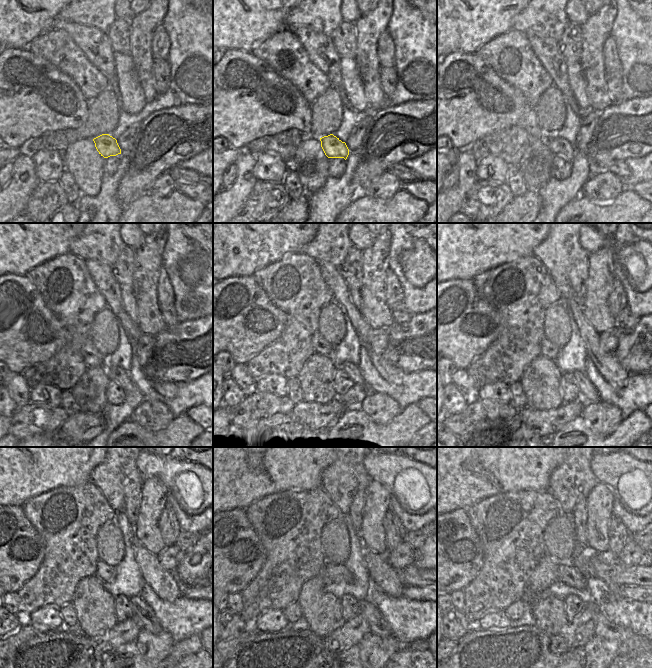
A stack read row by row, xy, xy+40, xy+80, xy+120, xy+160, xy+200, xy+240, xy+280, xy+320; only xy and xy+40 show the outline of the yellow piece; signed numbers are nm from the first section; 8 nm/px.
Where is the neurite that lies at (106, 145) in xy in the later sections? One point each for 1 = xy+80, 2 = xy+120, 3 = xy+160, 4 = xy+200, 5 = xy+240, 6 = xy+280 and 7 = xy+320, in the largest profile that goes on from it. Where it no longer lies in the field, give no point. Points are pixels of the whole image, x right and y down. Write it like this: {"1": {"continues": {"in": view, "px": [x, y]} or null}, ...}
{"1": {"continues": {"in": "xy+80", "px": [560, 147]}}, "2": {"continues": {"in": "xy+120", "px": [120, 376]}}, "3": {"continues": {"in": "xy+160", "px": [354, 373]}}, "4": {"continues": {"in": "xy+200", "px": [589, 394]}}, "5": {"continues": {"in": "xy+240", "px": [142, 613]}}, "6": {"continues": {"in": "xy+280", "px": [378, 625]}}, "7": {"continues": {"in": "xy+320", "px": [627, 641]}}}

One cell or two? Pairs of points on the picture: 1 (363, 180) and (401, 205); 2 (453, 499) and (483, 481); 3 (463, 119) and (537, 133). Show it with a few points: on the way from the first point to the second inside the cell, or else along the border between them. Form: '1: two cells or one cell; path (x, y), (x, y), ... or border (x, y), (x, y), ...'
1: two cells; border (361, 192), (358, 195)
2: one cell; path (460, 492), (471, 481), (476, 481)
3: one cell; path (481, 118), (519, 118)

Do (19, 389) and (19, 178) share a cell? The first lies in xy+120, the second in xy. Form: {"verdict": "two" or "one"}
{"verdict": "one"}

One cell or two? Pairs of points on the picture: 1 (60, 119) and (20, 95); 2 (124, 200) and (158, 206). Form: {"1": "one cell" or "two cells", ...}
{"1": "one cell", "2": "two cells"}

